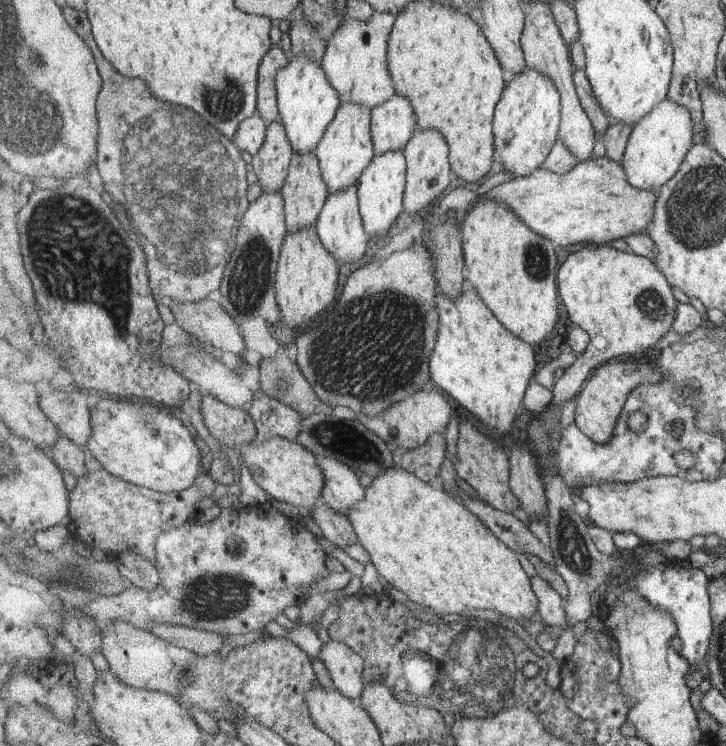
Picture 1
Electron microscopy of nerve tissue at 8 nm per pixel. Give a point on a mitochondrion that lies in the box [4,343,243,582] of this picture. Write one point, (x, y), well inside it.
(146, 422)

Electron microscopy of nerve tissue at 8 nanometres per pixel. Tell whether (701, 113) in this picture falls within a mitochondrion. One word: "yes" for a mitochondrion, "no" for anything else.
no

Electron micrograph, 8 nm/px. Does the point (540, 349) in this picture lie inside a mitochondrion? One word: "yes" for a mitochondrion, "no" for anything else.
no

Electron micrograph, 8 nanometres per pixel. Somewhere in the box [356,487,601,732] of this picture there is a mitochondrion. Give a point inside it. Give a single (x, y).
(480, 665)

